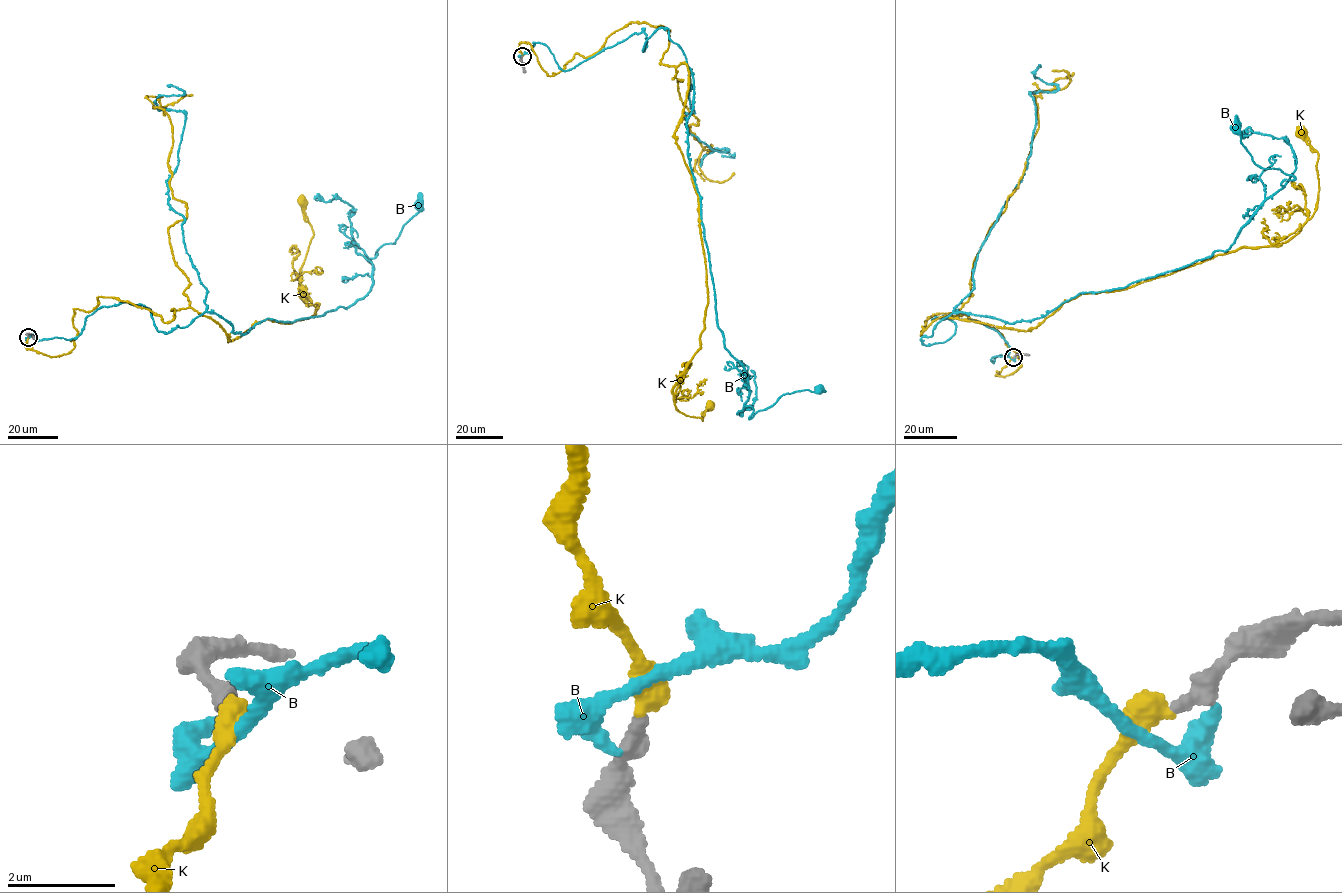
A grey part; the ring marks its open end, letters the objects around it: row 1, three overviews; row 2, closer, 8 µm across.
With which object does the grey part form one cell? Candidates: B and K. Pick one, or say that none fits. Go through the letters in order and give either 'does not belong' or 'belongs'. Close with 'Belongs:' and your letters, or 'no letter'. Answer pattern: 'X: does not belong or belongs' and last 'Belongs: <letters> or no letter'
B: does not belong
K: belongs
Belongs: K

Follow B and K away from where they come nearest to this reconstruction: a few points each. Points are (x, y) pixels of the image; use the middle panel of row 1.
B: (521, 58), (542, 42), (569, 70), (668, 29), (692, 76), (688, 157), (750, 418), (818, 388)
K: (522, 56), (552, 76), (638, 22), (687, 65), (675, 136), (708, 296), (672, 390), (687, 416), (710, 406)

